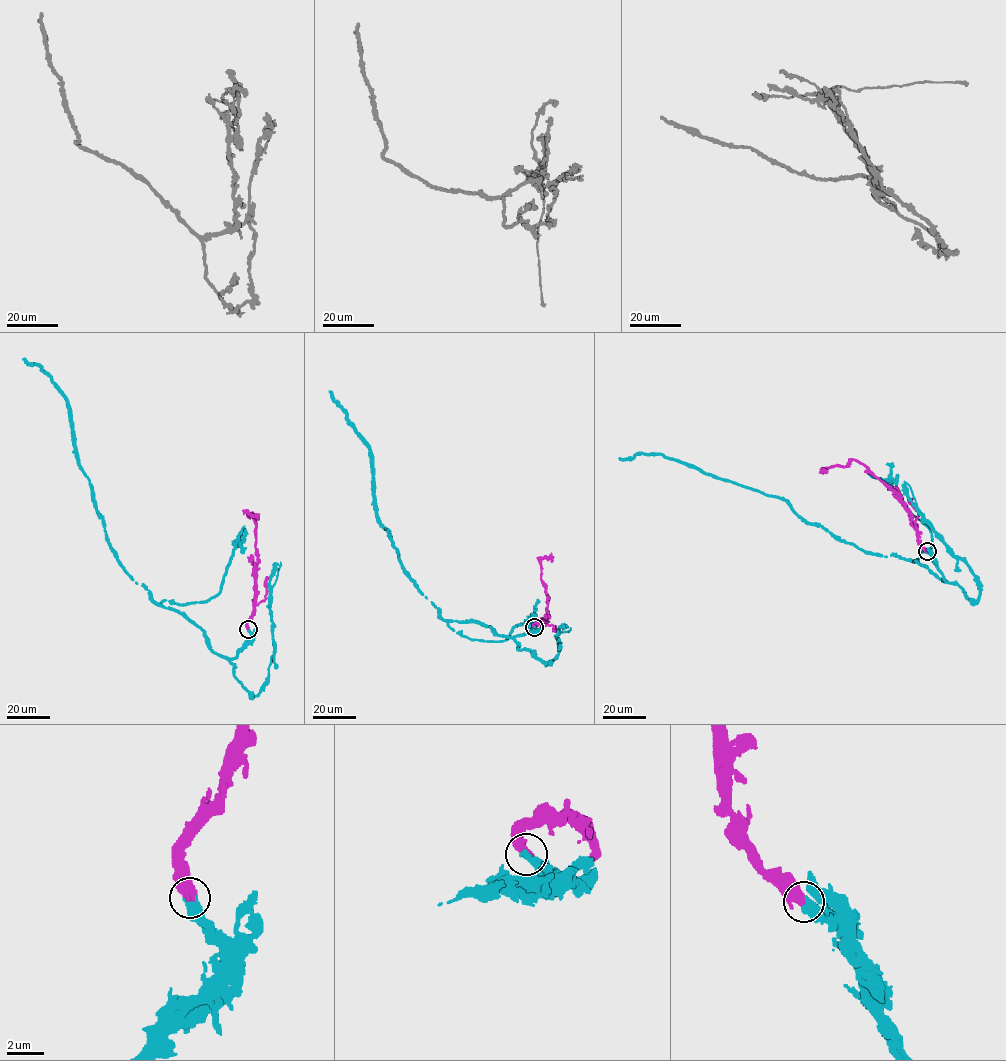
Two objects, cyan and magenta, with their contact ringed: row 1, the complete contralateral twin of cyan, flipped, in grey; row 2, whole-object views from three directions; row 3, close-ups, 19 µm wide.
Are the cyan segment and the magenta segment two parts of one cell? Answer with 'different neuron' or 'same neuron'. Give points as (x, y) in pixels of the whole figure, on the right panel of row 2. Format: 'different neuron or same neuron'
same neuron

